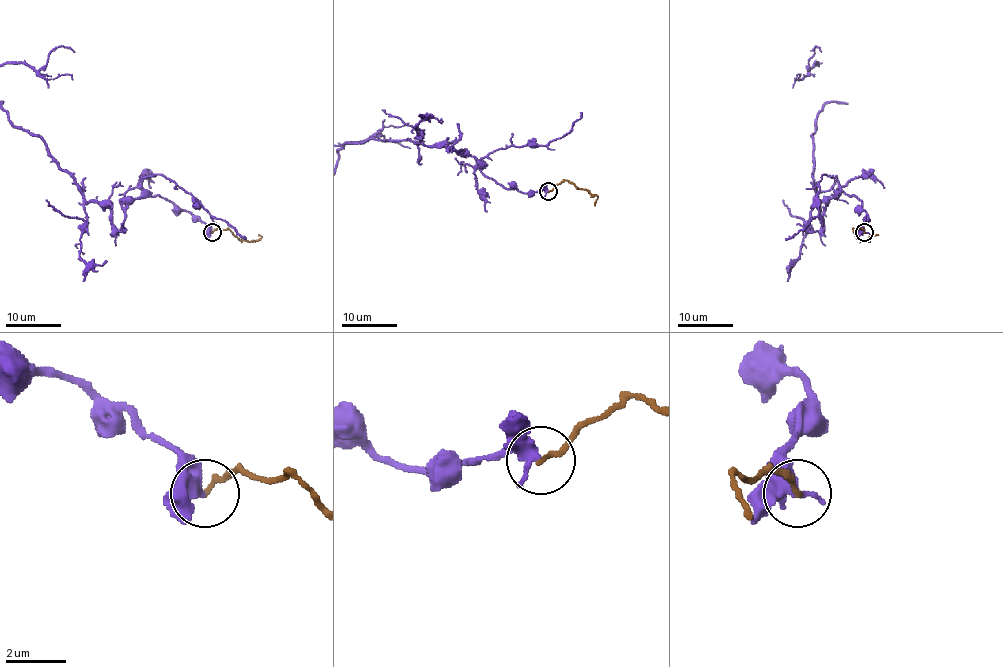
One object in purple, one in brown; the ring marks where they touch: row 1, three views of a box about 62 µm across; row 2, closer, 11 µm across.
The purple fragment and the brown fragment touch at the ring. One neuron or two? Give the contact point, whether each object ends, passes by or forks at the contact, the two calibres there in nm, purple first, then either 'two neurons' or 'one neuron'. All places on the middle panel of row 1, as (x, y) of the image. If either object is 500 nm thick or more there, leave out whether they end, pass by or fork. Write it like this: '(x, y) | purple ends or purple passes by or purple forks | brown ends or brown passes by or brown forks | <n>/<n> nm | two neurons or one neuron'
(548, 191) | purple passes by | brown ends | 400/180 nm | two neurons

